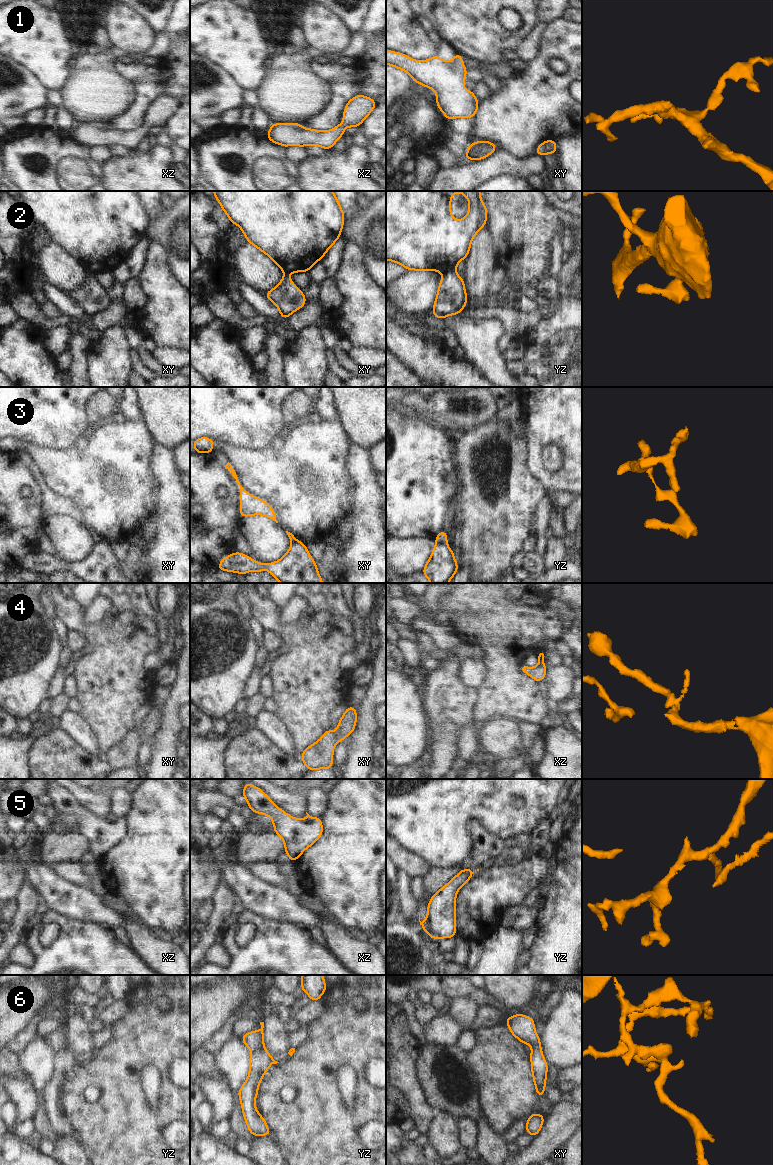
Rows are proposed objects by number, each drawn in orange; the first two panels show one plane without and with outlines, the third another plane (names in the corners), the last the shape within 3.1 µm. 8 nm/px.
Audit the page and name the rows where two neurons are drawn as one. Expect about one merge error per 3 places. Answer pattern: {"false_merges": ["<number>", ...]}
{"false_merges": ["2", "3", "5"]}

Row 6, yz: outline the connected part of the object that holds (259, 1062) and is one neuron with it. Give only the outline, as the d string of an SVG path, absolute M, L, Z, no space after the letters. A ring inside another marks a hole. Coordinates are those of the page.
M260 1022L261 1029L244 1034L242 1042L250 1049L249 1076L237 1093L243 1110L243 1117L253 1136L270 1135L271 1132L265 1119L255 1107L255 1098L258 1095L258 1086L263 1075L269 1070L270 1064L277 1064L271 1054L264 1048L264 1022Z

